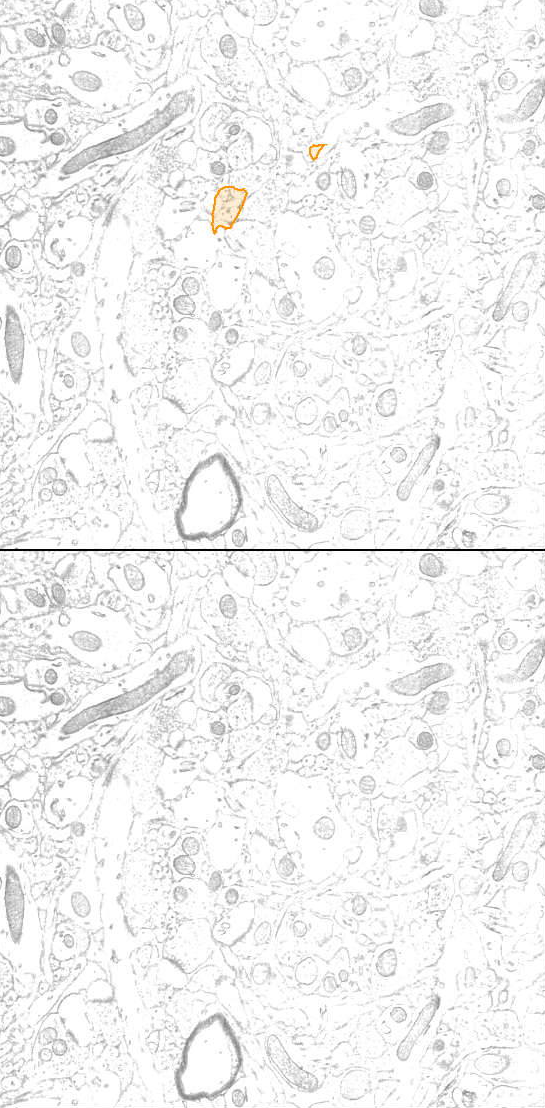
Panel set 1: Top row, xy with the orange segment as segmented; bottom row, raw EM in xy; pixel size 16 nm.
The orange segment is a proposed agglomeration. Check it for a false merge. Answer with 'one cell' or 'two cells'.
one cell

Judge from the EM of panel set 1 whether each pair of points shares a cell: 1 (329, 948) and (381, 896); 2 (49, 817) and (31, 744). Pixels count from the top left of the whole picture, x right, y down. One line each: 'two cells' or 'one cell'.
1: two cells
2: two cells

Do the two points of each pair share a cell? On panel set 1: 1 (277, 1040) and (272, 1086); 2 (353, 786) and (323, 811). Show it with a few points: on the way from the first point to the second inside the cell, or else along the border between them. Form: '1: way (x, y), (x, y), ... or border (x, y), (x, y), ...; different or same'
1: way (272, 1051), (272, 1075); same
2: way (344, 792), (336, 794), (336, 800), (332, 804); same

